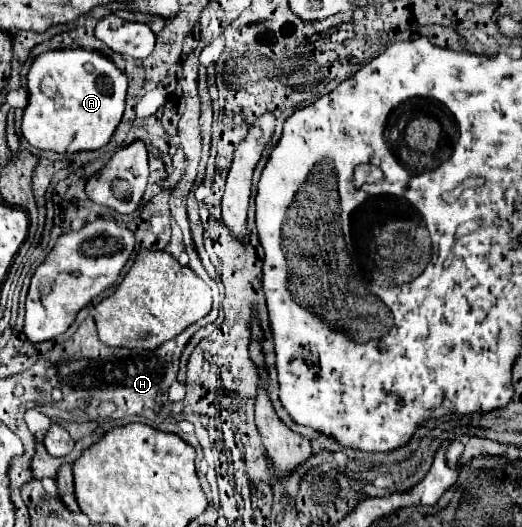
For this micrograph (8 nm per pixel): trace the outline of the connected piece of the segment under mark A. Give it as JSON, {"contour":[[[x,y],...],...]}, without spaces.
{"contour":[[[59,49],[59,51],[47,51],[33,61],[27,75],[27,91],[29,91],[29,103],[23,111],[23,121],[21,121],[21,133],[27,139],[27,143],[41,151],[77,153],[77,151],[101,149],[109,143],[113,131],[117,129],[123,117],[127,77],[115,67],[113,61],[101,57],[97,51]]]}

